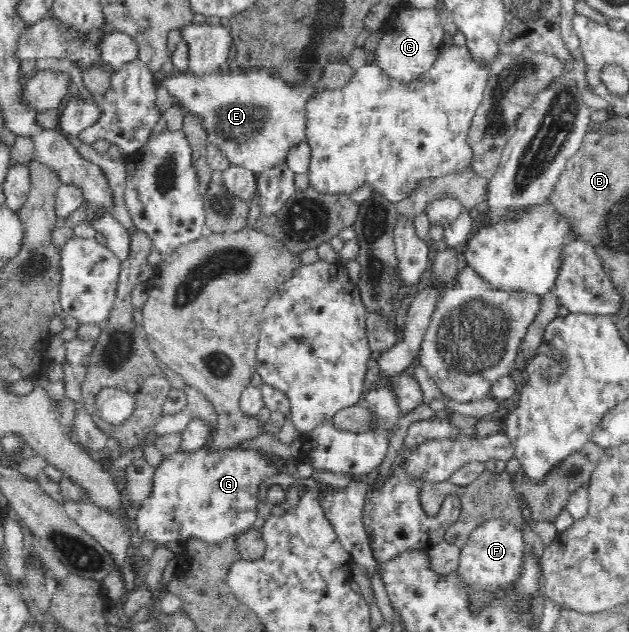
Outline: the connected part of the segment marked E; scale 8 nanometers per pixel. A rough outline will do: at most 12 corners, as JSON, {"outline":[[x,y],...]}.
{"outline":[[262,65],[158,84],[255,175],[306,141],[317,93]]}

